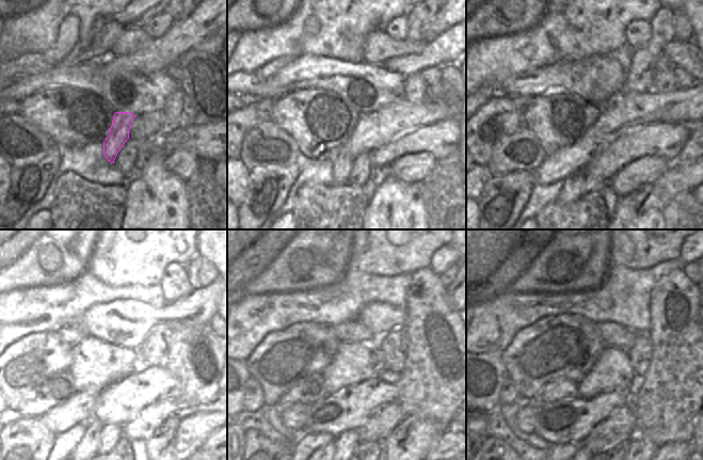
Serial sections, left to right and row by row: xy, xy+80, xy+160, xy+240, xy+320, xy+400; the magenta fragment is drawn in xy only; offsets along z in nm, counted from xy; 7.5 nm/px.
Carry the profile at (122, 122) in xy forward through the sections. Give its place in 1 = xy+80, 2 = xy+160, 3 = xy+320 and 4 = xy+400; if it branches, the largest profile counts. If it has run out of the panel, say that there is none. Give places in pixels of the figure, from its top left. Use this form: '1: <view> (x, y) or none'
1: xy+80 (342, 163)
2: xy+160 (573, 188)
3: xy+320 (330, 446)
4: none

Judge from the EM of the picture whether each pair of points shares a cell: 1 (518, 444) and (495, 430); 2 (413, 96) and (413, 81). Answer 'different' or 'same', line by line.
1: same
2: same

